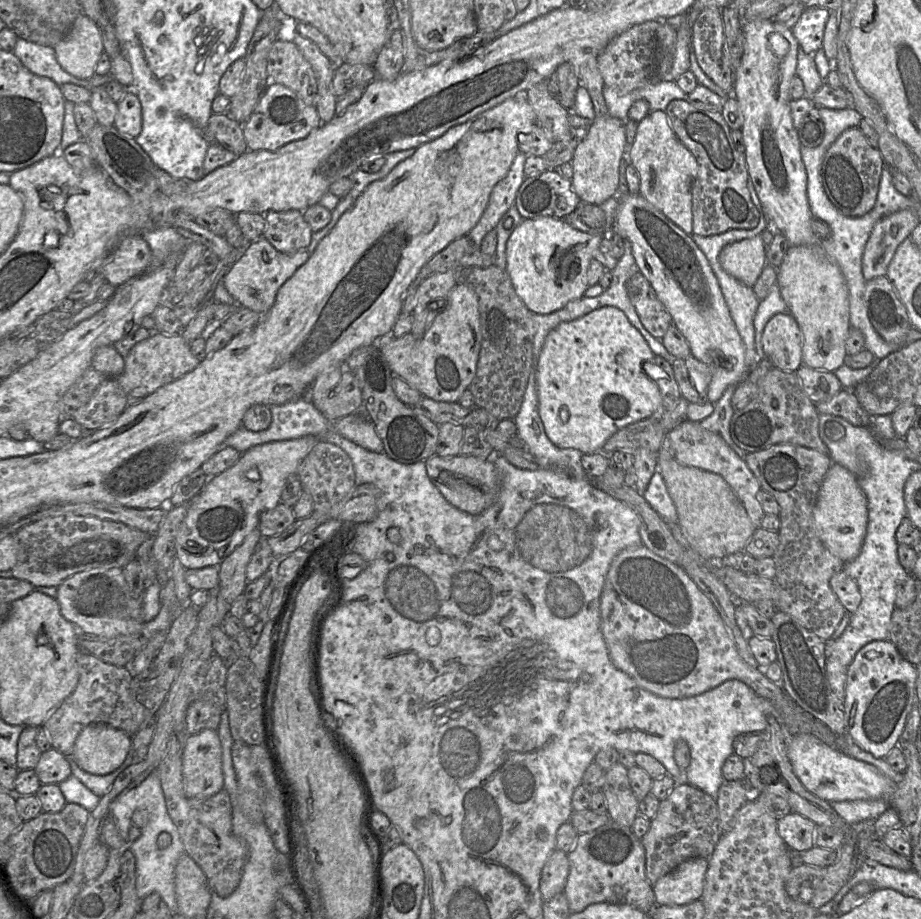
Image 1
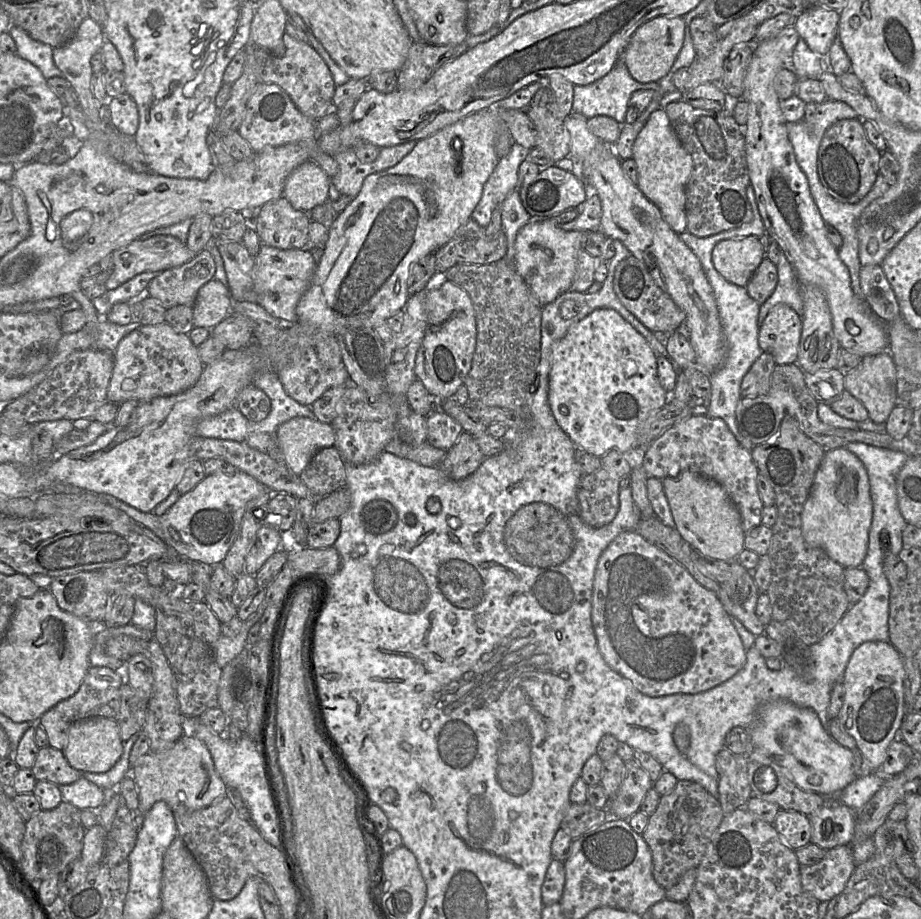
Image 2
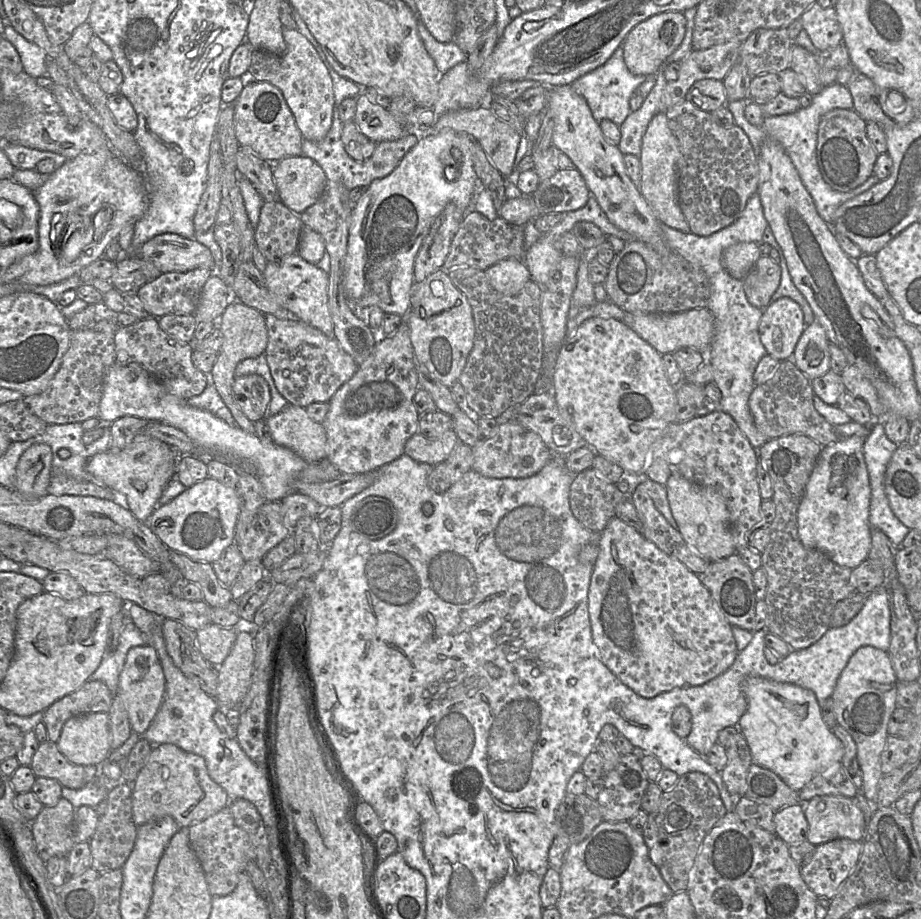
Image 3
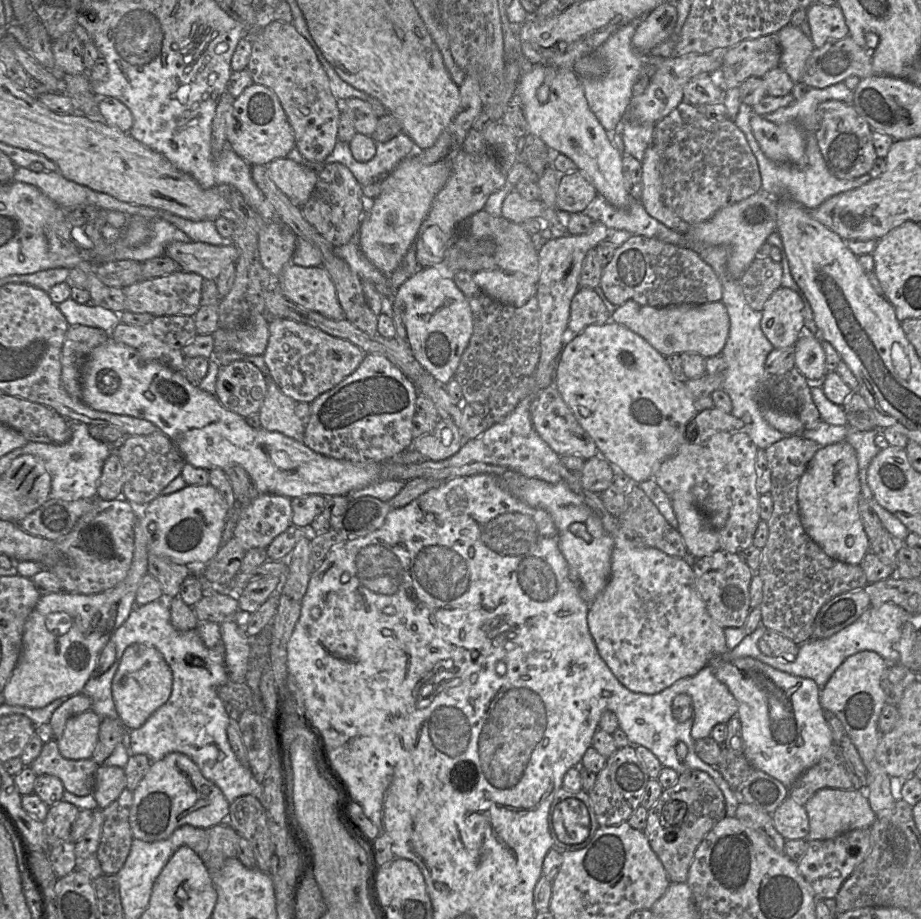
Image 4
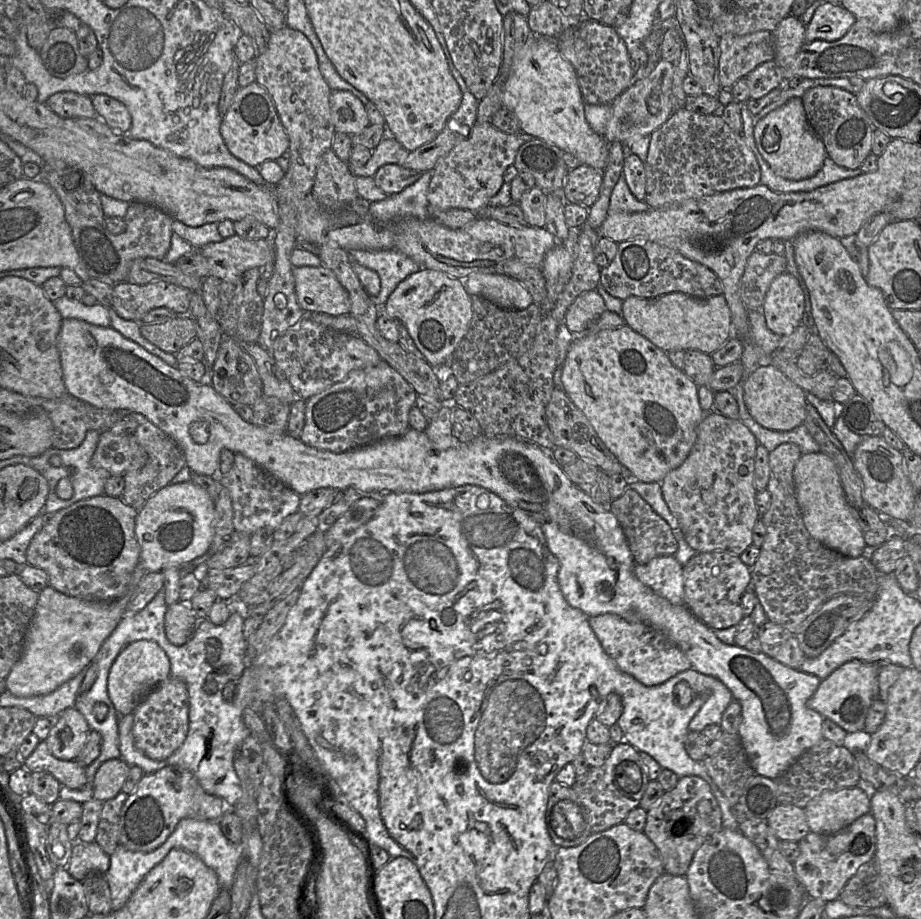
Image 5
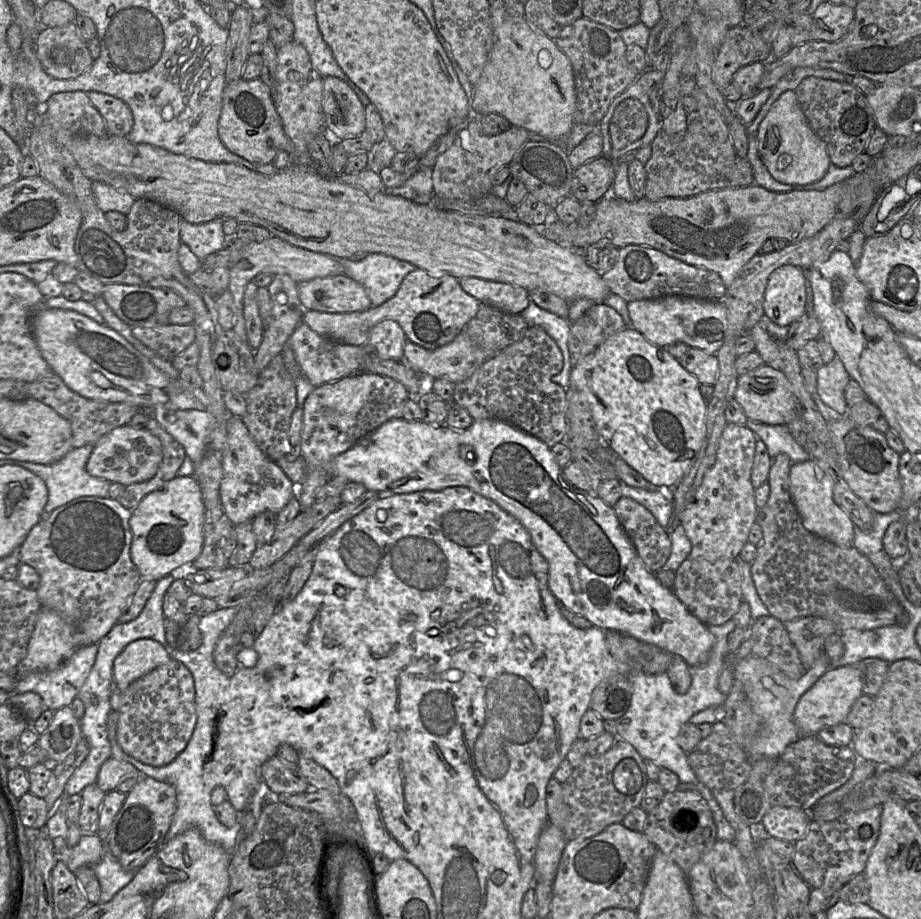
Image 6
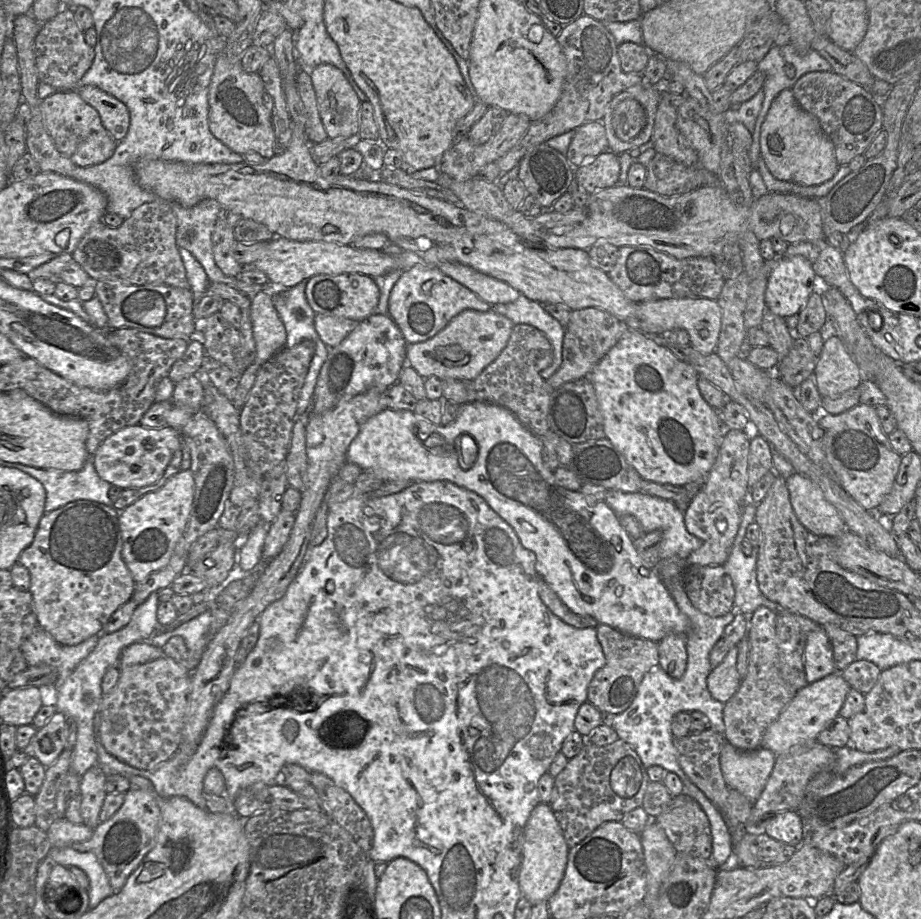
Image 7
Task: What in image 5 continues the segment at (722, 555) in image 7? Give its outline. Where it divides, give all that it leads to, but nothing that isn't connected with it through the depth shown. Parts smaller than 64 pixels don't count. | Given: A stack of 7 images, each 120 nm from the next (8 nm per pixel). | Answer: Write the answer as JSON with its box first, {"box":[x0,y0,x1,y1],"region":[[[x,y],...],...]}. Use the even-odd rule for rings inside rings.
{"box":[661,412,761,556],"region":[[[705,412],[689,455],[661,481],[662,494],[697,553],[727,552],[740,556],[752,545],[753,529],[761,517],[754,486],[758,441],[739,419]]]}

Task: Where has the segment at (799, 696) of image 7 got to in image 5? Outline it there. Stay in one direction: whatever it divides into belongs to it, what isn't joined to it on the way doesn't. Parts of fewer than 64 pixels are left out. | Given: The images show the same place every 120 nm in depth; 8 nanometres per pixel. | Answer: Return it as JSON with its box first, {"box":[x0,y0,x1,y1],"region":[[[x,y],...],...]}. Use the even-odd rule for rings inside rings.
{"box":[807,659,877,733],"region":[[[854,659],[837,668],[826,679],[821,680],[807,705],[824,718],[833,721],[847,733],[864,732],[867,713],[873,700],[877,698],[877,684],[876,663]]]}

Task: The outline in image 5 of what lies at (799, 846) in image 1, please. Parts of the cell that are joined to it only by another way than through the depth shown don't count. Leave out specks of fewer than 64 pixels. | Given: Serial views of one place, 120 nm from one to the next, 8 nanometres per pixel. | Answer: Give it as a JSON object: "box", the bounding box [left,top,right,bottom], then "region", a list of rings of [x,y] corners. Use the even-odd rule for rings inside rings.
{"box":[766,803,810,842],"region":[[[778,803],[766,821],[779,840],[798,842],[810,831],[804,808],[792,804]]]}

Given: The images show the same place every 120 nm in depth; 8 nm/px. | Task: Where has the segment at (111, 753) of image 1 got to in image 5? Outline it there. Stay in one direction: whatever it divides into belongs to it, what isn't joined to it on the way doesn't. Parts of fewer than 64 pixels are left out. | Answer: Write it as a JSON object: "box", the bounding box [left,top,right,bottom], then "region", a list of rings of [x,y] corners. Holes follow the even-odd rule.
{"box":[47,706,91,760],"region":[[[73,706],[56,719],[47,738],[48,749],[61,760],[76,760],[84,748],[91,729],[85,717]]]}

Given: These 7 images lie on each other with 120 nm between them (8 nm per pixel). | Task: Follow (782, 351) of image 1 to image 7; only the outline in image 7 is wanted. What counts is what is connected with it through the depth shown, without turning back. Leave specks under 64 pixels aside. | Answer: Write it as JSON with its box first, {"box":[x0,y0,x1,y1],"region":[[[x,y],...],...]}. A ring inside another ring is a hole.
{"box":[765,255,821,318],"region":[[[797,255],[781,257],[771,271],[765,291],[765,305],[783,318],[799,314],[813,292],[821,293],[813,263]]]}

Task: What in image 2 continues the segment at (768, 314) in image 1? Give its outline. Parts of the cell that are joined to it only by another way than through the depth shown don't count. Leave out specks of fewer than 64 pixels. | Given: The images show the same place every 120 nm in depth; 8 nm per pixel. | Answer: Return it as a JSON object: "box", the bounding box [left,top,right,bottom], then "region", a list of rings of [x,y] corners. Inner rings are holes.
{"box":[758,251,804,325],"region":[[[784,251],[780,252],[780,260],[777,264],[778,282],[773,294],[760,305],[758,322],[761,325],[777,304],[786,304],[791,307],[802,319],[804,303],[801,294],[801,282],[788,261]]]}

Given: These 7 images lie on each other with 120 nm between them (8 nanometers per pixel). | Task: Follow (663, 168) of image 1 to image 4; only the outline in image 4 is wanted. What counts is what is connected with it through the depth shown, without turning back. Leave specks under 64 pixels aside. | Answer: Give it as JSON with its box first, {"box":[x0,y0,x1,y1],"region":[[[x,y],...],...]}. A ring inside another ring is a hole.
{"box":[640,144,691,233],"region":[[[652,144],[646,149],[641,163],[643,189],[640,201],[646,211],[667,227],[681,233],[687,233],[691,225],[664,204],[660,158]]]}

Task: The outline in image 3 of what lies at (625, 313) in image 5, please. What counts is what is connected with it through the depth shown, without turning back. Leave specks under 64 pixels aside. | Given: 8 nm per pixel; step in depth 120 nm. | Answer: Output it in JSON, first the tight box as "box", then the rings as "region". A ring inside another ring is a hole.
{"box":[622,307,714,355],"region":[[[706,307],[671,314],[634,314],[625,312],[622,322],[634,330],[661,355],[674,353],[682,347],[710,351],[710,345],[714,336],[714,317]]]}

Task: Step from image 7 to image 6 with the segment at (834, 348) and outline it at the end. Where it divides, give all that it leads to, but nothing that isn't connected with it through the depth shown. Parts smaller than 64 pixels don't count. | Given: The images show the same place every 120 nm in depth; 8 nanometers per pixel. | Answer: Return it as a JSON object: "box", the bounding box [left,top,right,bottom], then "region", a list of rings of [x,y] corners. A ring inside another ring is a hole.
{"box":[817,355,850,415],"region":[[[837,355],[830,363],[823,364],[817,370],[818,396],[840,415],[846,414],[848,409],[844,390],[850,379],[844,364]]]}

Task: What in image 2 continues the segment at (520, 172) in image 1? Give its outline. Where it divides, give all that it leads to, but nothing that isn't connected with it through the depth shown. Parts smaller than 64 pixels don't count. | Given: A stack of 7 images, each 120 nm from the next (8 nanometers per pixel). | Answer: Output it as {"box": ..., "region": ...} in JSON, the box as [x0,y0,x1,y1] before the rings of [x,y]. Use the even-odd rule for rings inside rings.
{"box":[472,143,530,228],"region":[[[513,143],[510,152],[501,158],[483,188],[482,197],[472,213],[472,219],[486,228],[494,210],[514,190],[519,189],[518,170],[530,149]]]}

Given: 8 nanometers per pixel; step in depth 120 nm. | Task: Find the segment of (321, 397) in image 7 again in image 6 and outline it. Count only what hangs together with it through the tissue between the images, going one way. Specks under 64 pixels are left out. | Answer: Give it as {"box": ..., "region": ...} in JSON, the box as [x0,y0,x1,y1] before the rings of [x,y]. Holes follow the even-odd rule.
{"box":[363,320,407,361],"region":[[[383,320],[376,324],[371,332],[367,343],[363,346],[368,346],[373,351],[372,353],[377,353],[377,355],[383,359],[393,359],[401,361],[404,357],[404,346],[407,337],[402,329],[402,327],[394,320]]]}

